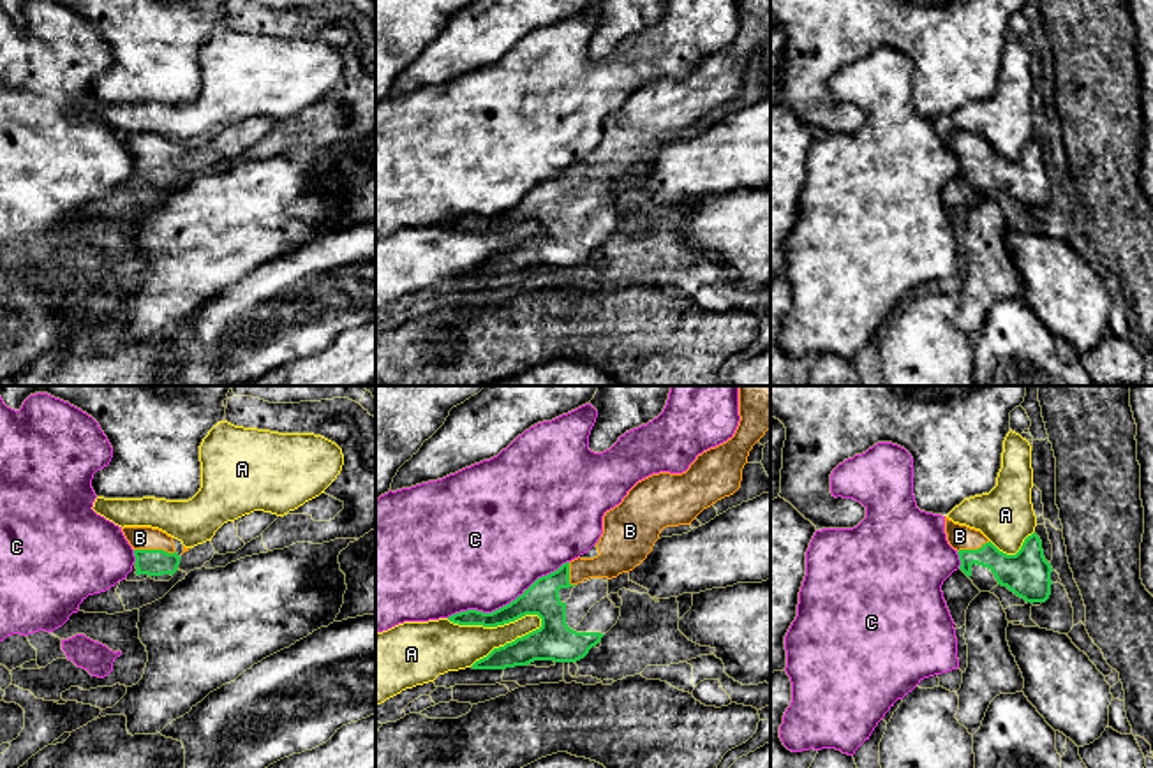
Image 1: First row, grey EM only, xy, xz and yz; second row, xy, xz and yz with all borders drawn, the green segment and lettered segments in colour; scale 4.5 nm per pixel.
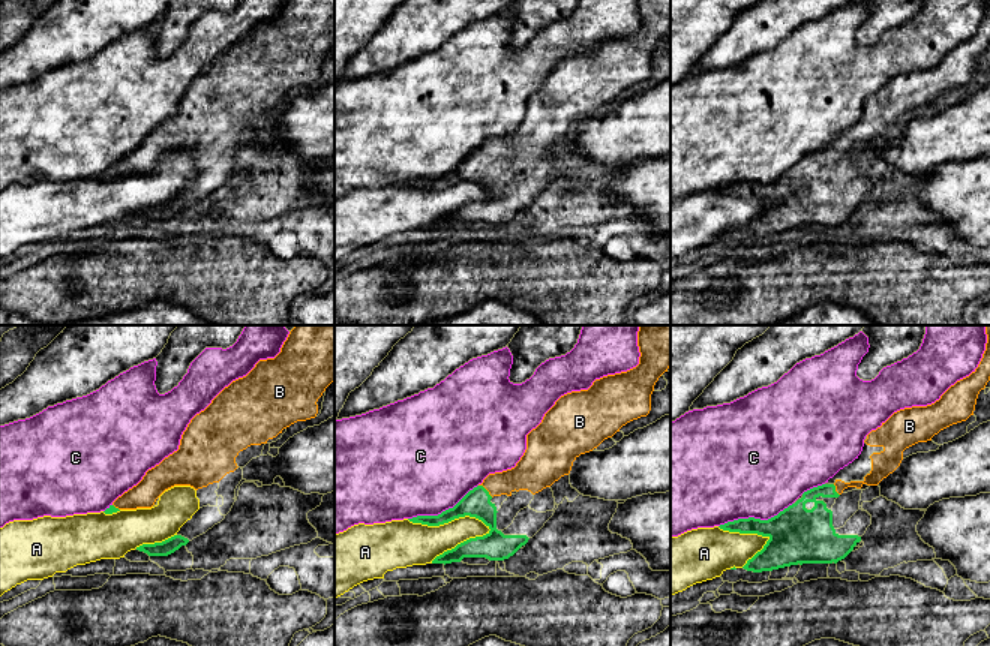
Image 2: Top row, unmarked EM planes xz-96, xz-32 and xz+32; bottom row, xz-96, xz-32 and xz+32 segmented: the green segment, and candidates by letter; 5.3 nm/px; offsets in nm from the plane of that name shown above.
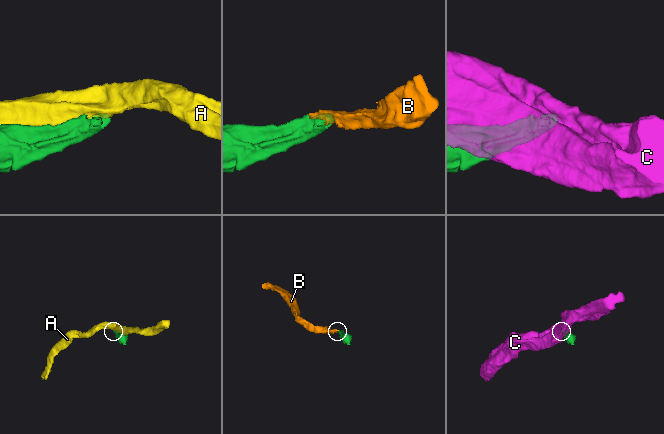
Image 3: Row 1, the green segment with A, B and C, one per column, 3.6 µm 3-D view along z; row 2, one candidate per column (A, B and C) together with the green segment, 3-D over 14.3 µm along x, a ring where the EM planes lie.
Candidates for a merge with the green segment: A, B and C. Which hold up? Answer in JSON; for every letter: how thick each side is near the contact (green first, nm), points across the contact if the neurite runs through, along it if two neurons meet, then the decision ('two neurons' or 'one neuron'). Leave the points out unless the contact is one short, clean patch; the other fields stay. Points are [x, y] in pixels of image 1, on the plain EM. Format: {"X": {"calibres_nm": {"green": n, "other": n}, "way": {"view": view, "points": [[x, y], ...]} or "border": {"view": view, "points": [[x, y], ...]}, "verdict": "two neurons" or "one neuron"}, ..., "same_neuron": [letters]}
{"A": {"calibres_nm": {"green": 160, "other": 220}, "verdict": "two neurons"}, "B": {"calibres_nm": {"green": 130, "other": 110}, "way": {"view": "xy", "points": [[154, 168], [156, 155], [140, 143]]}, "verdict": "one neuron"}, "C": {"calibres_nm": {"green": 160, "other": 480}, "verdict": "two neurons"}, "same_neuron": ["B"]}

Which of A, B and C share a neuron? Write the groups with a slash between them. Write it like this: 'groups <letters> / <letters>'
groups A / B / C

